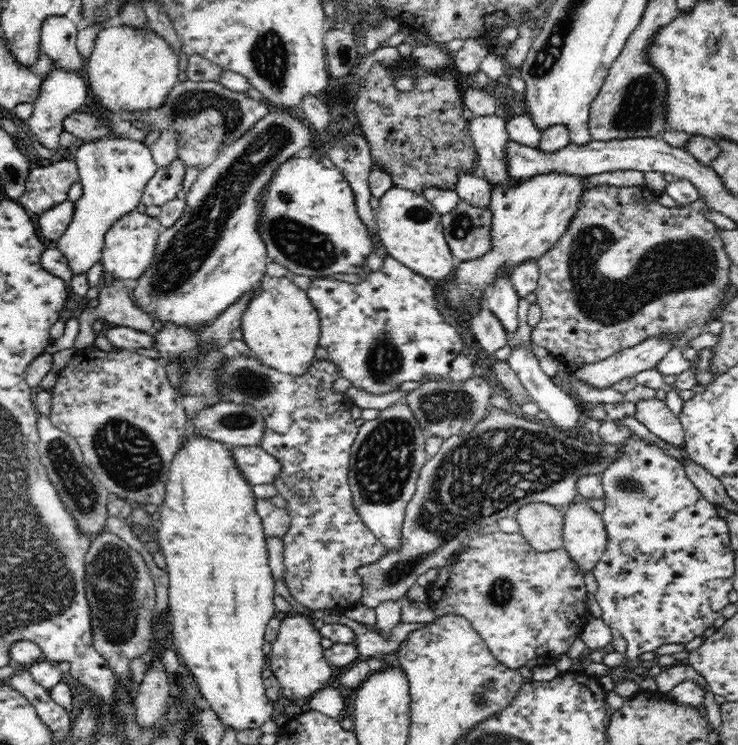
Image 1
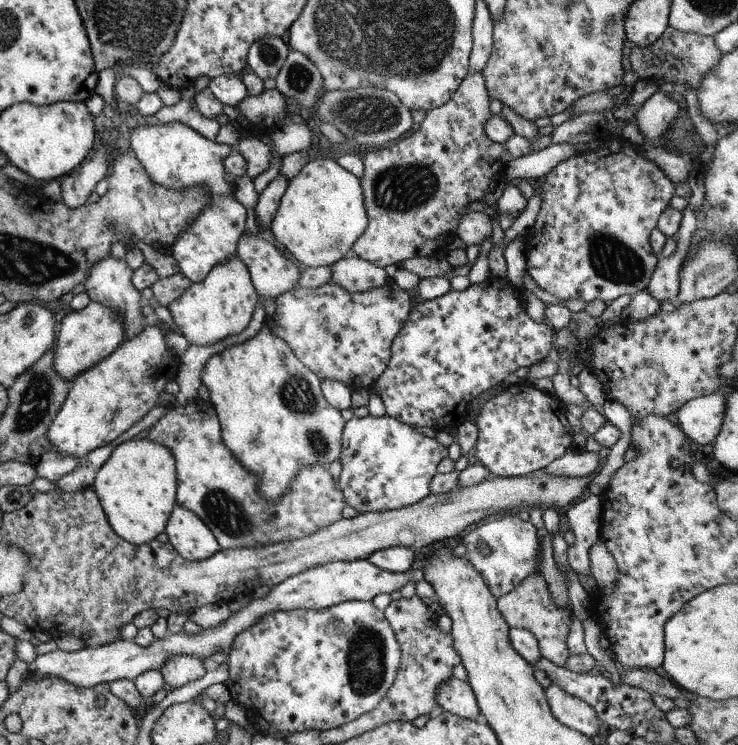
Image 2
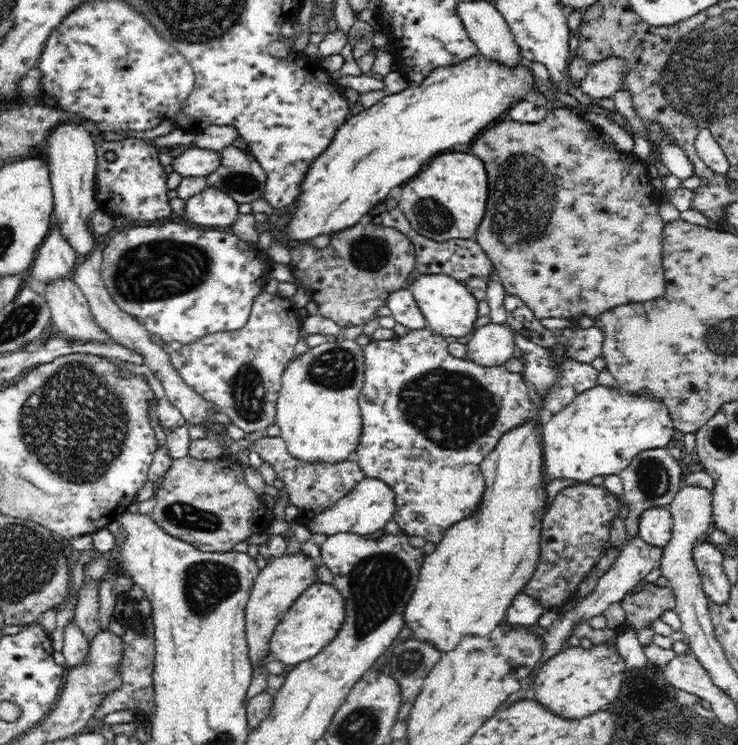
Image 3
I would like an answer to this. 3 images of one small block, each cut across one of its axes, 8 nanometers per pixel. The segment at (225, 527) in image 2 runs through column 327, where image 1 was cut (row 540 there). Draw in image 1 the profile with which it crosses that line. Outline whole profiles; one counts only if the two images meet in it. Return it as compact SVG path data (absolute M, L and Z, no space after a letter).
M500 530L490 531L488 535L473 536L473 539L464 544L464 549L449 558L448 564L440 568L438 578L428 586L427 601L436 611L437 615L452 613L468 619L476 629L482 641L488 650L500 661L506 668L519 670L519 668L534 668L554 665L555 660L560 654L568 653L574 640L580 636L584 626L590 620L591 616L586 609L586 587L584 586L584 574L582 574L576 565L570 560L570 555L563 549L551 550L550 552L536 552L525 541L521 533L506 533Z

